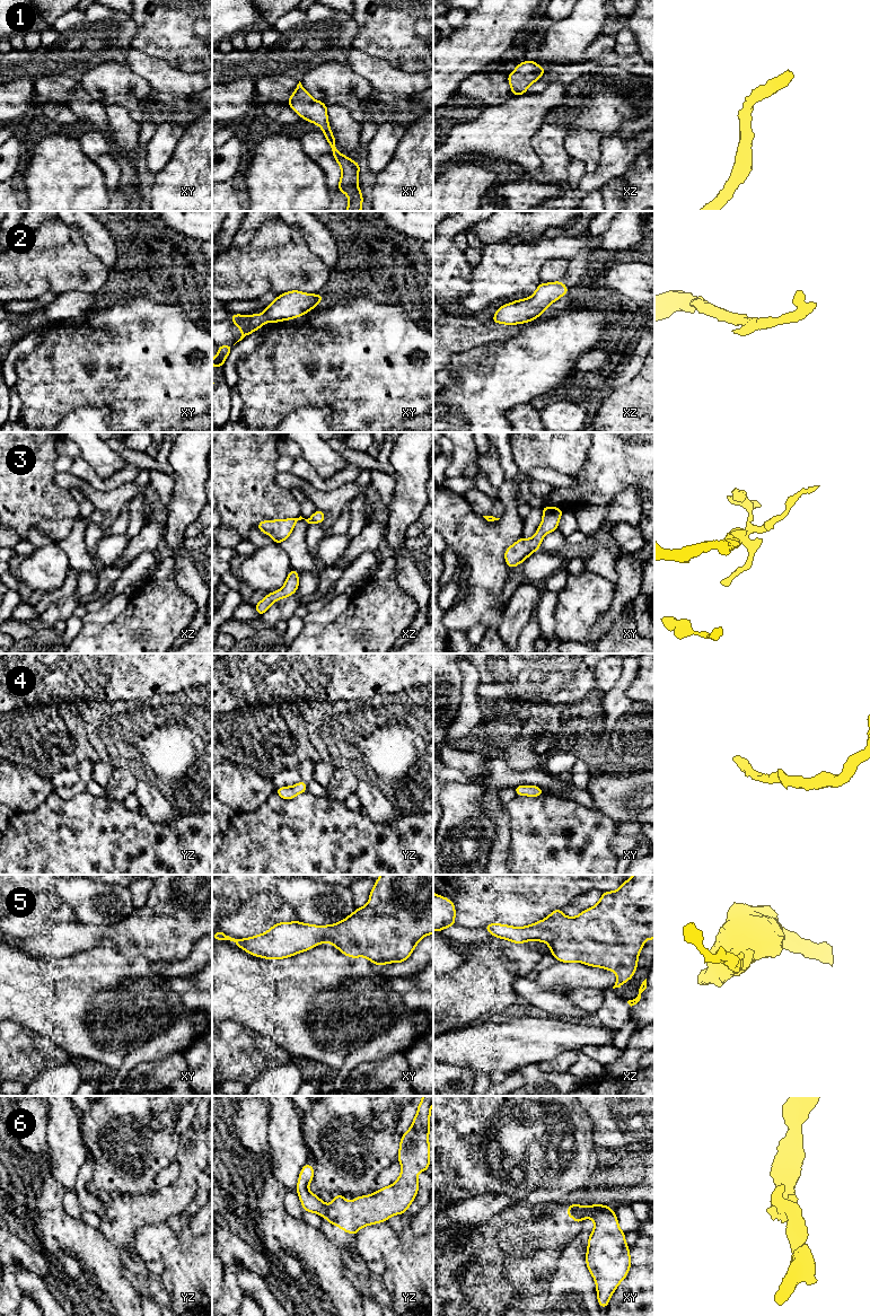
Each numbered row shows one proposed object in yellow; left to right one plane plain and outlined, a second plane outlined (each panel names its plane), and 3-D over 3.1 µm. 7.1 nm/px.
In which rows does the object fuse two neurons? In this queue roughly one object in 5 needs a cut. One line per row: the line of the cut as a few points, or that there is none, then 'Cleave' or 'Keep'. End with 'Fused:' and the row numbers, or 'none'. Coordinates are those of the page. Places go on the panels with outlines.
1: No split. Keep
2: No split. Keep
3: No split. Keep
4: No split. Keep
5: No split. Keep
6: Split along xy (572, 1205), (576, 1214), (581, 1219). Cleave
Fused: 6

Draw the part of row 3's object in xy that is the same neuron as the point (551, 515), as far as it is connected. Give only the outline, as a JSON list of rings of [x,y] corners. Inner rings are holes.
[[[545,506],[543,509],[543,520],[537,528],[536,534],[525,539],[522,536],[504,552],[506,563],[508,568],[515,568],[524,562],[533,552],[539,550],[541,543],[547,533],[557,529],[560,518],[563,510],[556,507]]]

